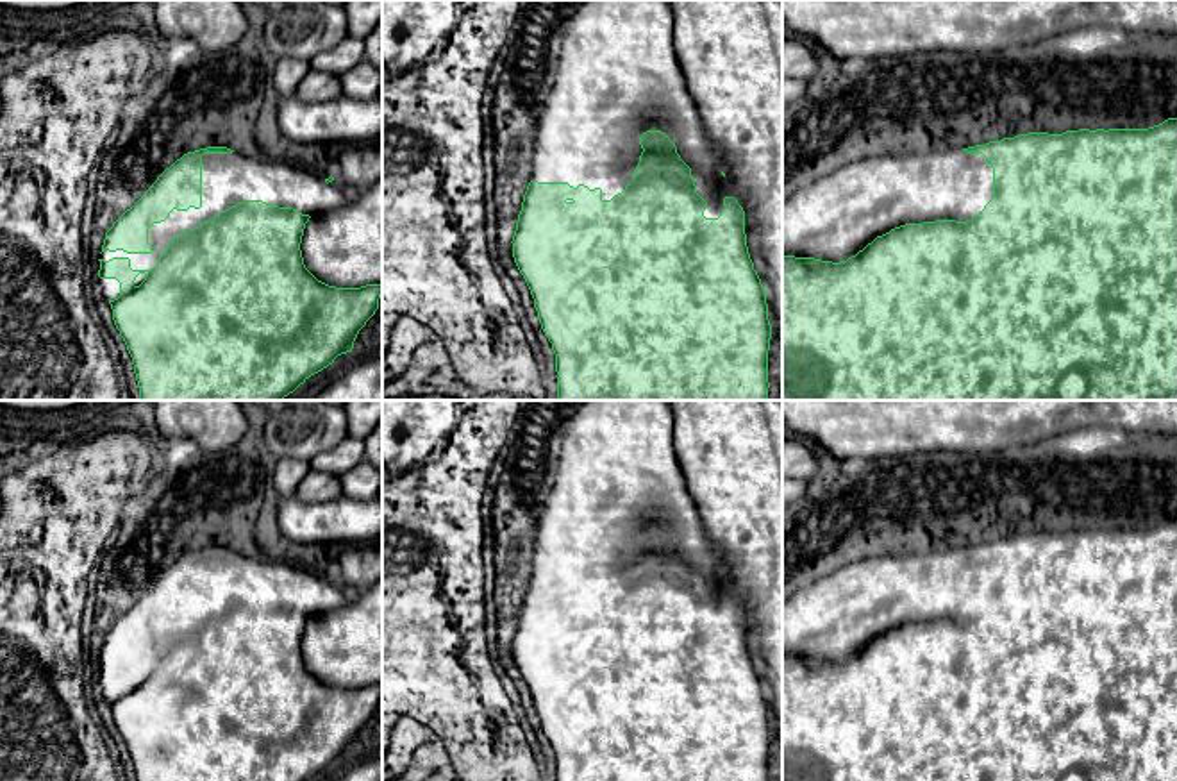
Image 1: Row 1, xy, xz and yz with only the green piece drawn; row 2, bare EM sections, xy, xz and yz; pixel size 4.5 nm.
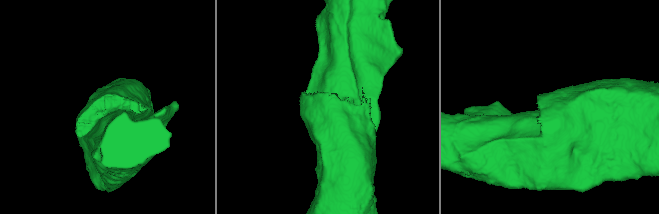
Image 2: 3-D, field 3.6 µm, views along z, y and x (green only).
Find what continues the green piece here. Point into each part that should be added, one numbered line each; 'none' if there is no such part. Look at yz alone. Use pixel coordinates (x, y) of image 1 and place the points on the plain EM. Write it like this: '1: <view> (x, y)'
1: yz (833, 619)

